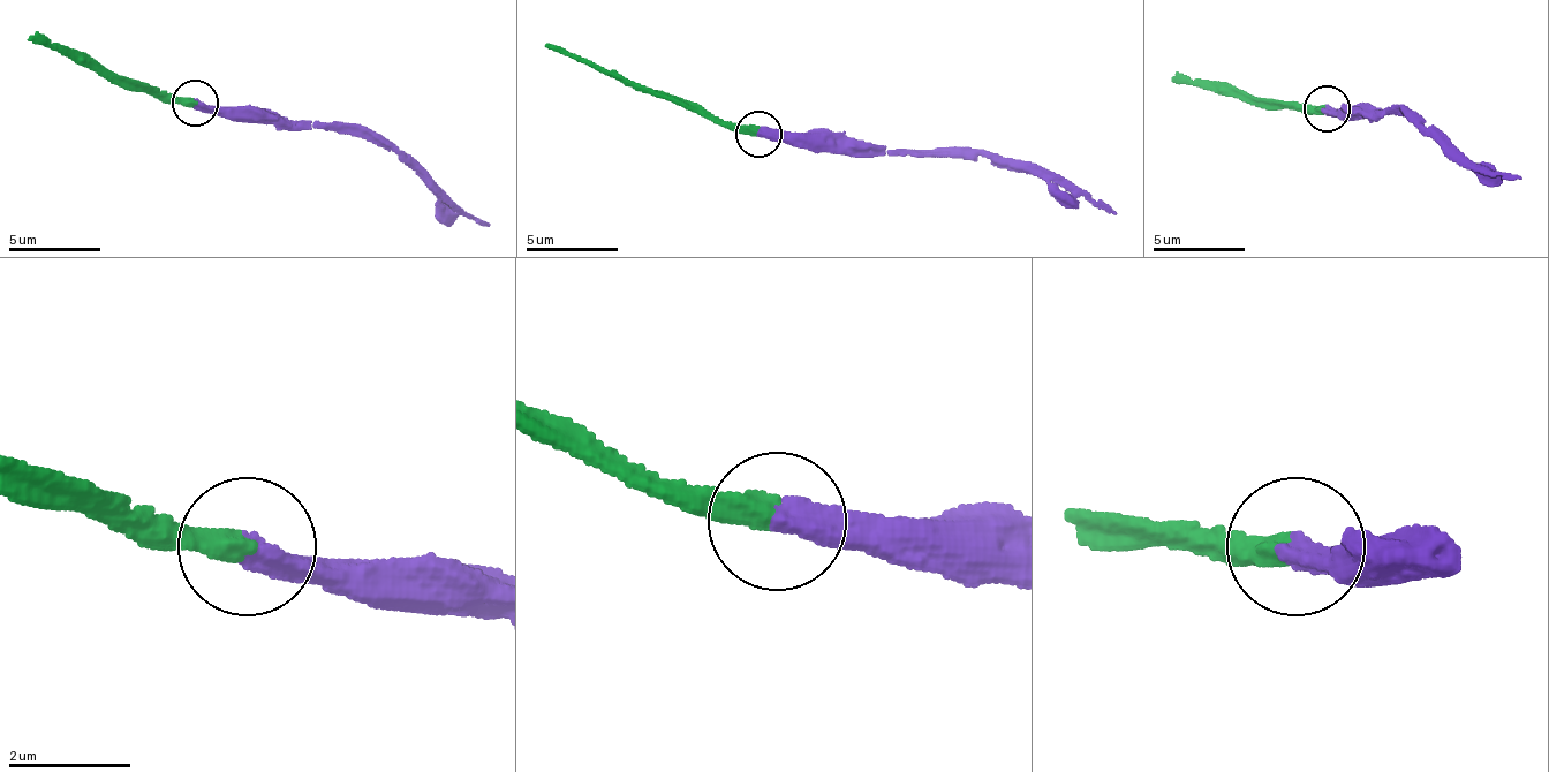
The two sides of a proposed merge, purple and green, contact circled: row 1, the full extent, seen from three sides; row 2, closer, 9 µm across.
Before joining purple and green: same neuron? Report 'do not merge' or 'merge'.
merge

